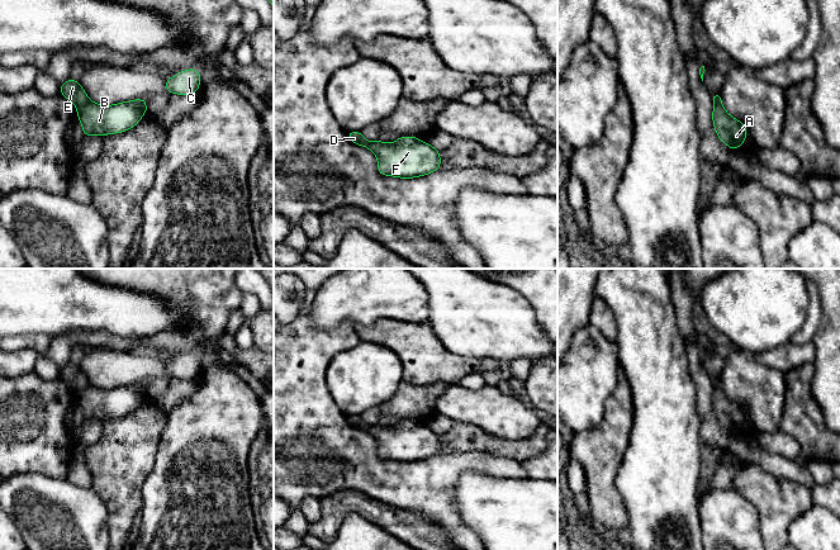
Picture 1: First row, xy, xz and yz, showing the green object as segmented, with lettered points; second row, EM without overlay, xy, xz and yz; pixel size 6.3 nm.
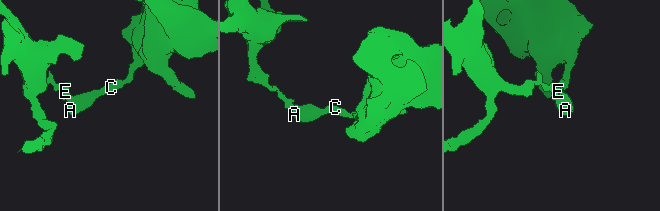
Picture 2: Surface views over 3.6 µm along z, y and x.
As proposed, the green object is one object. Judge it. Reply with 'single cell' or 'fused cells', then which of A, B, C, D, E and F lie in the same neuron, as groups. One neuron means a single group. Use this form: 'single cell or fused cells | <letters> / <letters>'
fused cells | A B C F / D E

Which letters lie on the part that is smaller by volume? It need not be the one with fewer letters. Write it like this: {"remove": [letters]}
{"remove": ["D", "E"]}

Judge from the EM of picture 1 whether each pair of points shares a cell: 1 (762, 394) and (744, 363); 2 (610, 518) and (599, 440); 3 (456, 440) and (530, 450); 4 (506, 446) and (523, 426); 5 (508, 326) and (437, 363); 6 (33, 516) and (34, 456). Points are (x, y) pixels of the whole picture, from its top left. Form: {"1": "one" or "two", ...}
{"1": "one", "2": "one", "3": "one", "4": "two", "5": "two", "6": "two"}

